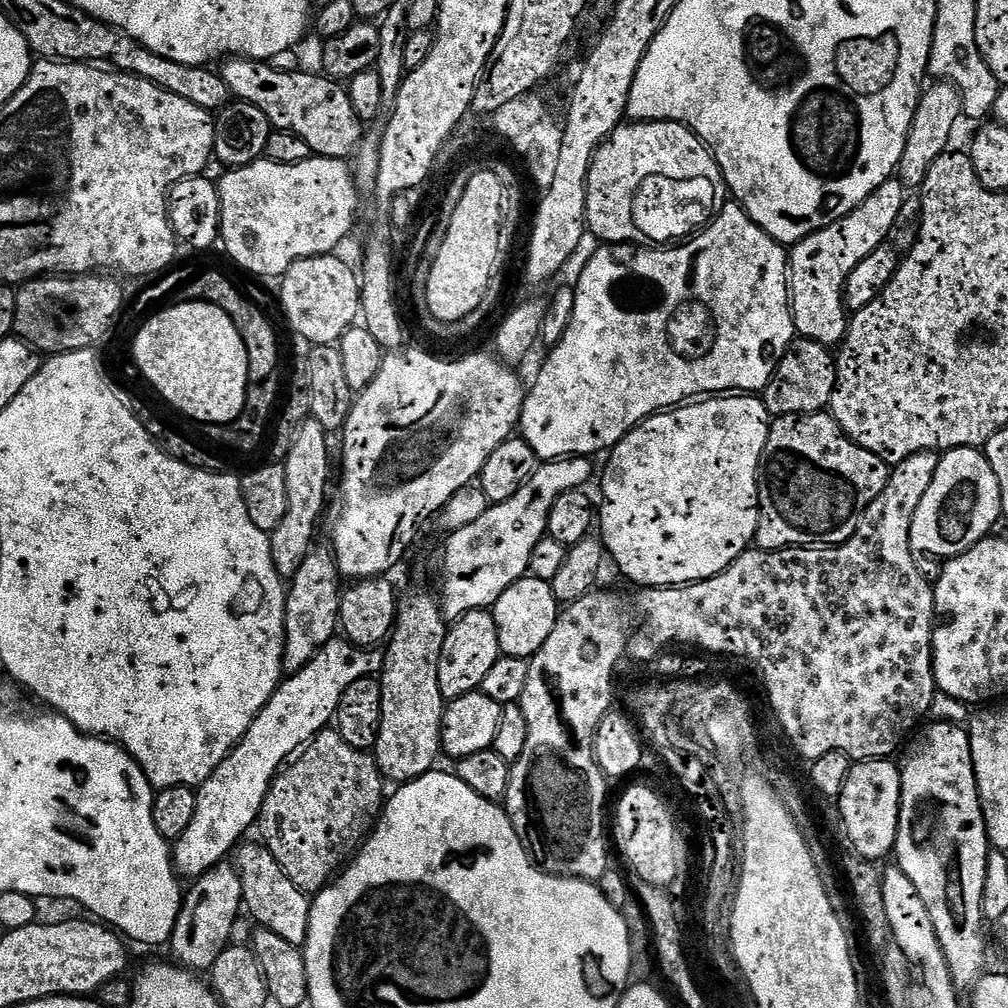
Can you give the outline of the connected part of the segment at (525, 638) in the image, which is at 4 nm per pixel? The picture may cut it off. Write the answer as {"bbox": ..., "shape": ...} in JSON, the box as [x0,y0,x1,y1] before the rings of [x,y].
{"bbox":[490,578,558,662],"shape":[[[521,578],[505,590],[492,608],[490,619],[494,626],[496,655],[504,662],[528,662],[546,642],[546,634],[556,627],[558,605],[547,583]]]}

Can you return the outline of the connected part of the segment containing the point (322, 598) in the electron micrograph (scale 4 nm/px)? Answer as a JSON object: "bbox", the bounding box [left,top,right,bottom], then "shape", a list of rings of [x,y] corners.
{"bbox":[284,543,342,669],"shape":[[[313,543],[300,570],[286,588],[288,613],[284,635],[284,663],[289,669],[304,668],[333,635],[336,626],[336,594],[341,584],[342,573],[336,563],[335,547],[331,543]]]}

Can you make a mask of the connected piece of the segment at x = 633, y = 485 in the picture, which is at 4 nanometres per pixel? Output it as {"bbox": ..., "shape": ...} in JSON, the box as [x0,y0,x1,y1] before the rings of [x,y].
{"bbox":[594,394,770,590],"shape":[[[734,394],[723,398],[719,404],[707,404],[704,408],[693,408],[680,415],[649,420],[633,428],[631,432],[621,436],[608,445],[603,453],[604,469],[599,469],[600,481],[596,484],[596,506],[594,514],[600,520],[600,528],[604,531],[604,546],[607,555],[612,556],[614,563],[620,567],[620,572],[635,587],[640,590],[654,588],[682,588],[686,584],[696,584],[700,580],[709,580],[738,559],[743,552],[749,551],[750,545],[756,539],[756,527],[760,521],[760,497],[758,495],[758,477],[760,475],[760,459],[766,450],[768,430],[770,427],[770,410],[763,399],[756,394]]]}

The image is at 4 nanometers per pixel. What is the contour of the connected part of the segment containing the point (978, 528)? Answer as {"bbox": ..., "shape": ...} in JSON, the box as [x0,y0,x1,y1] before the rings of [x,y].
{"bbox":[910,448,1001,562],"shape":[[[949,448],[940,456],[934,482],[930,482],[926,494],[922,494],[922,502],[918,502],[918,510],[914,510],[910,546],[917,557],[937,556],[940,562],[947,562],[985,539],[1001,516],[1000,487],[983,451]]]}

